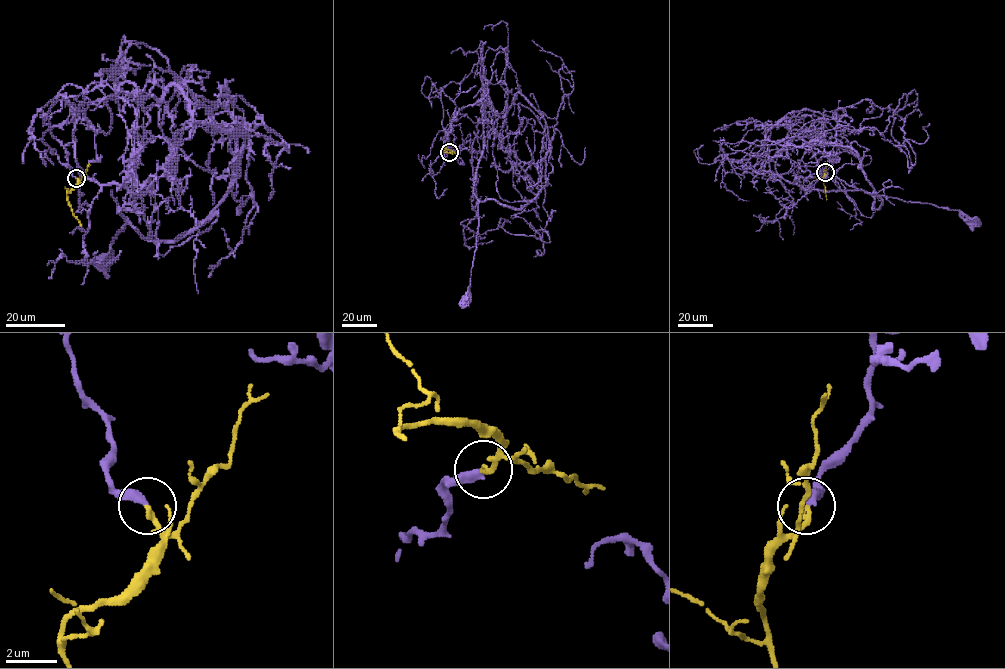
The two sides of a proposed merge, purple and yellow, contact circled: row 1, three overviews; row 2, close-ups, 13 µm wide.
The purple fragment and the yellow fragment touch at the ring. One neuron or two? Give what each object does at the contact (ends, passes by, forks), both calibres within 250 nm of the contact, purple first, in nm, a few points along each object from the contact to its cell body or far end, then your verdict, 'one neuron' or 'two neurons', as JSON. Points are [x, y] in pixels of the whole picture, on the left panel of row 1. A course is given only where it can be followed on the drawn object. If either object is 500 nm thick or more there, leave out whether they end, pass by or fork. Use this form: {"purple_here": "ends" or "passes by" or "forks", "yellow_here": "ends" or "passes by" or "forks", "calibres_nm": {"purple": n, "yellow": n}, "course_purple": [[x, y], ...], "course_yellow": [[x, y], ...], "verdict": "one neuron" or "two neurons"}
{"purple_here": "ends", "yellow_here": "ends", "calibres_nm": {"purple": 360, "yellow": 200}, "course_purple": [[76, 178], [65, 145], [73, 142], [83, 175], [132, 183], [134, 206], [118, 209], [125, 226], [102, 264]], "course_yellow": [[76, 178], [76, 184], [67, 192], [67, 200], [80, 226]], "verdict": "one neuron"}

